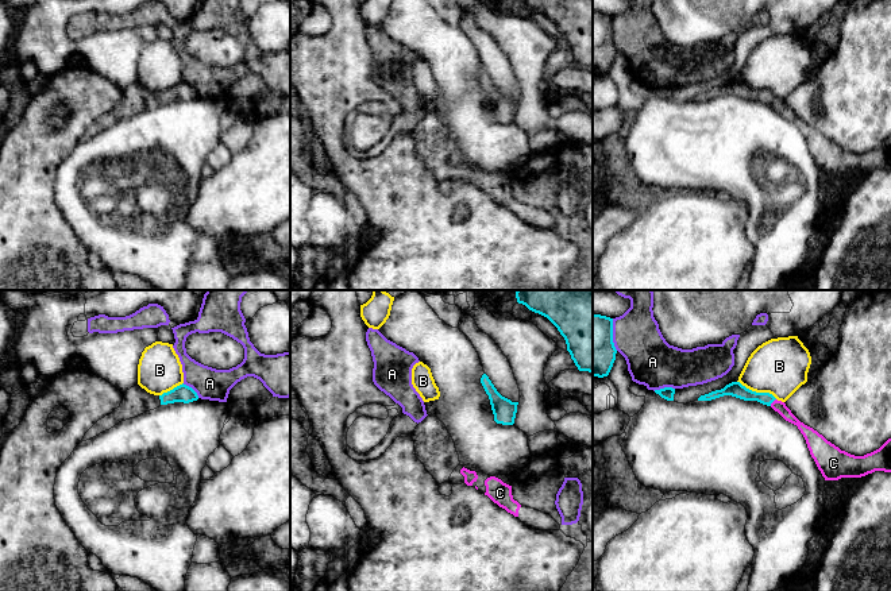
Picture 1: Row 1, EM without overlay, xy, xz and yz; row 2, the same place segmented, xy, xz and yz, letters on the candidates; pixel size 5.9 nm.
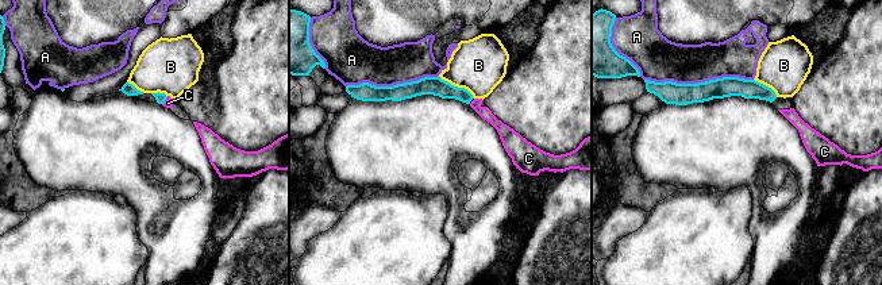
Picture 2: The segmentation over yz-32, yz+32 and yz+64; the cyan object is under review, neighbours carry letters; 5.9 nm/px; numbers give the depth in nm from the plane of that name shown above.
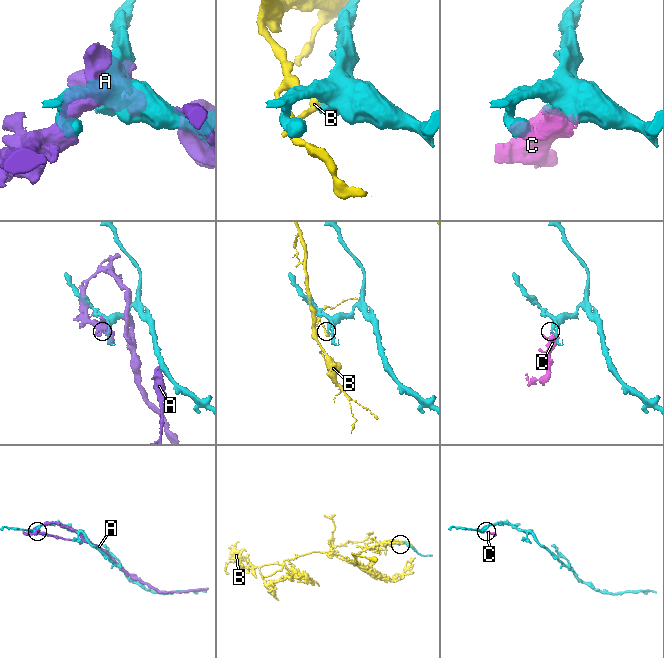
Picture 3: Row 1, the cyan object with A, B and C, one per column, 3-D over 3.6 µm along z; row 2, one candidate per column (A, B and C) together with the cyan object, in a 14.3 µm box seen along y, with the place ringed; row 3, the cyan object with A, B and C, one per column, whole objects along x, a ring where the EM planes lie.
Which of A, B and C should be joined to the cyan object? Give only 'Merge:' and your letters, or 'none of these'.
Merge: C

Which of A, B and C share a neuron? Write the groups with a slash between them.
A / B / C

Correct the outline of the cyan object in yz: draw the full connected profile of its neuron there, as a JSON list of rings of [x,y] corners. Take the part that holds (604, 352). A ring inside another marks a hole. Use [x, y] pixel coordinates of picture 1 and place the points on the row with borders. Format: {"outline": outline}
{"outline": [[[593,314],[593,376],[608,376],[616,360],[613,318]]]}

